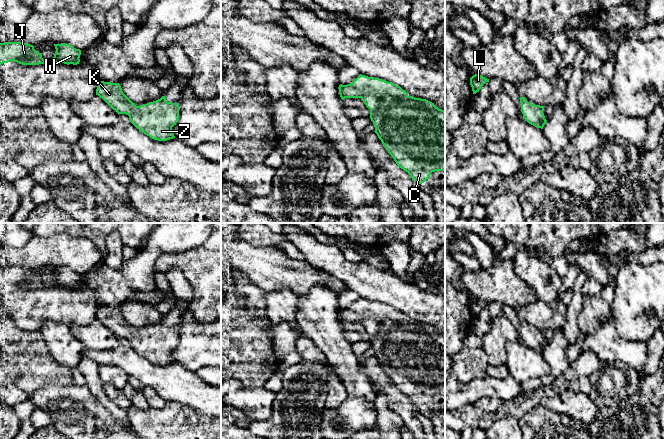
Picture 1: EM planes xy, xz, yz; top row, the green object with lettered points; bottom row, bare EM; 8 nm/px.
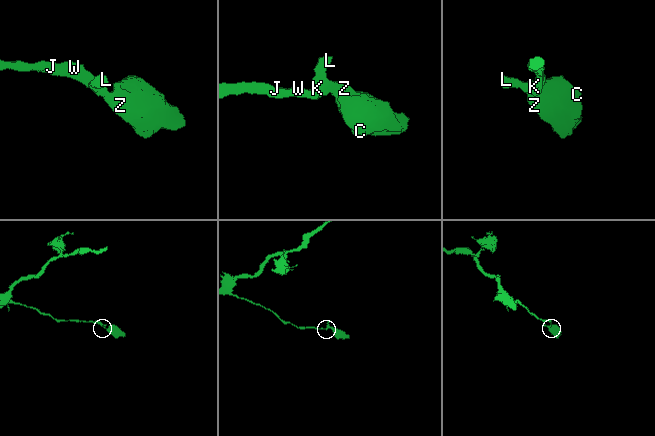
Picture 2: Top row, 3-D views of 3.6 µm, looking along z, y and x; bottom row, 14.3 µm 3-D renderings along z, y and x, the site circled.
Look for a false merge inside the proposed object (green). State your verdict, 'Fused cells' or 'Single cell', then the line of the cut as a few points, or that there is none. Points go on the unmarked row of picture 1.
Single cell. No split

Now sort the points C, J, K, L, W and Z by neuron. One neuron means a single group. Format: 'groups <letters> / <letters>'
groups C J K L W Z

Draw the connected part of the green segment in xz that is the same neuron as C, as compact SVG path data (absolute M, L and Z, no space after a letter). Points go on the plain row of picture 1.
M360 298L347 309L340 308L339 318L345 322L360 322L370 333L375 357L398 391L406 395L417 408L424 407L432 396L445 395L445 335L434 327L409 320L400 310L385 304Z

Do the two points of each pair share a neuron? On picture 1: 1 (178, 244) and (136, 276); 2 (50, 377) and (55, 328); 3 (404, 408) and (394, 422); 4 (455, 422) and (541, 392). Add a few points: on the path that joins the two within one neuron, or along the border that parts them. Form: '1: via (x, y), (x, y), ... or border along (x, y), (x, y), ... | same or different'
1: via (165, 244), (158, 244), (143, 263) | same
2: border along (47, 348), (48, 352), (60, 364), (71, 370) | different
3: border along (385, 395), (388, 405), (404, 423) | different
4: via (476, 418), (490, 418), (509, 408), (520, 406) | same

